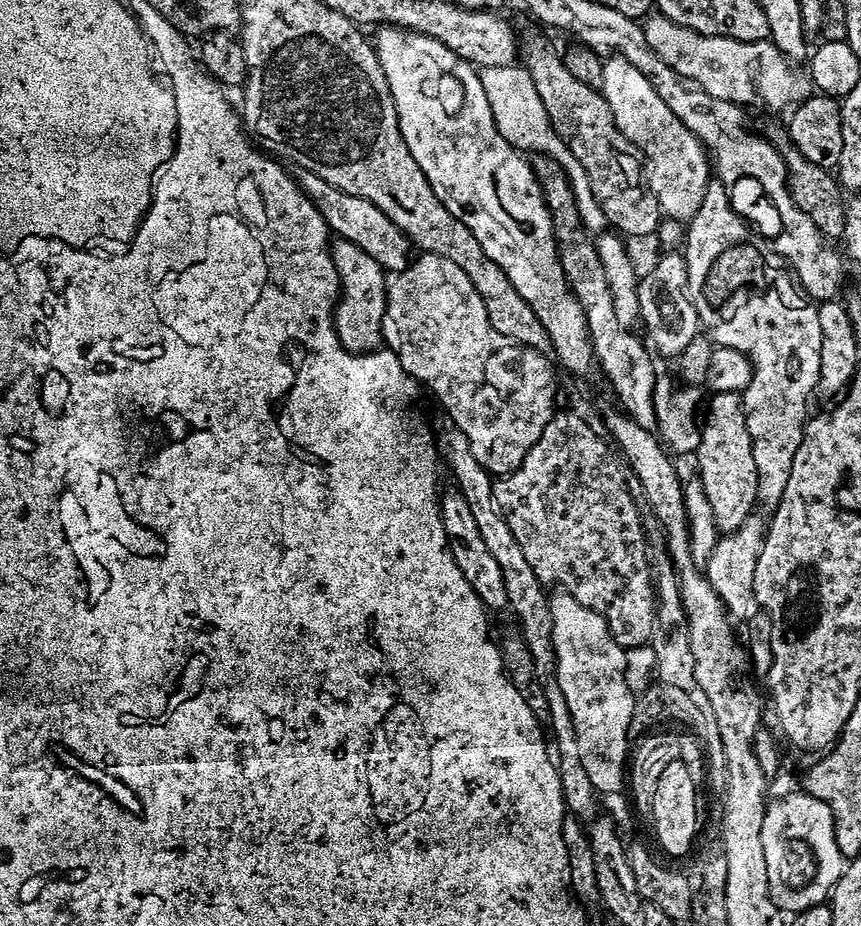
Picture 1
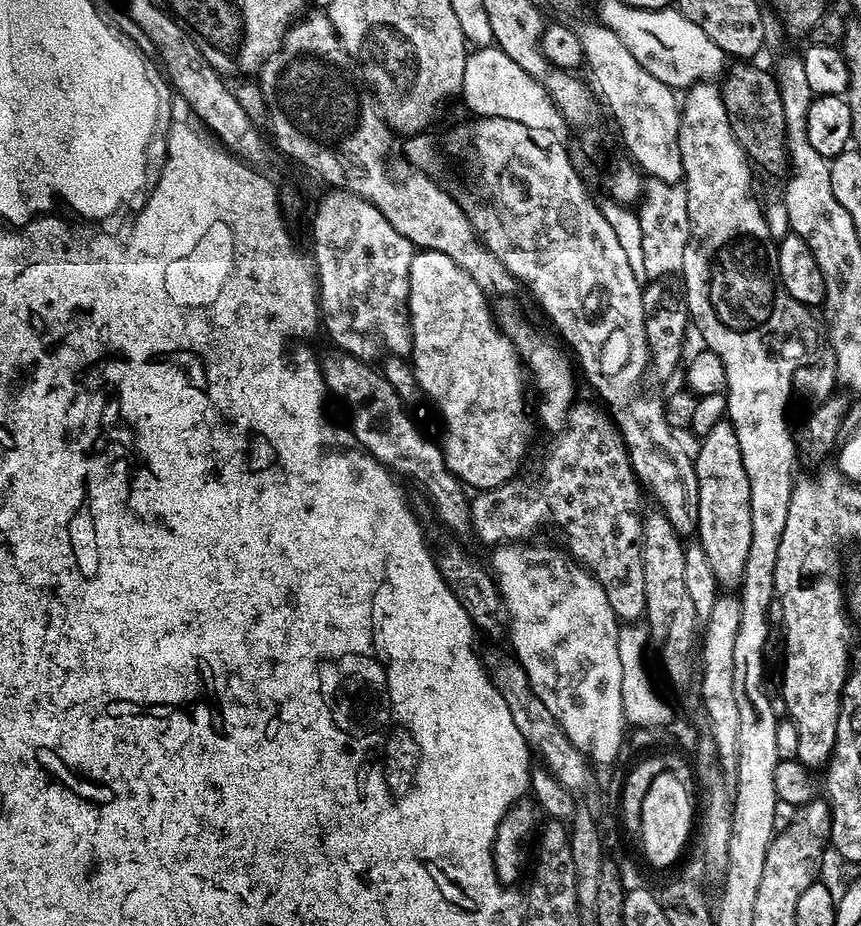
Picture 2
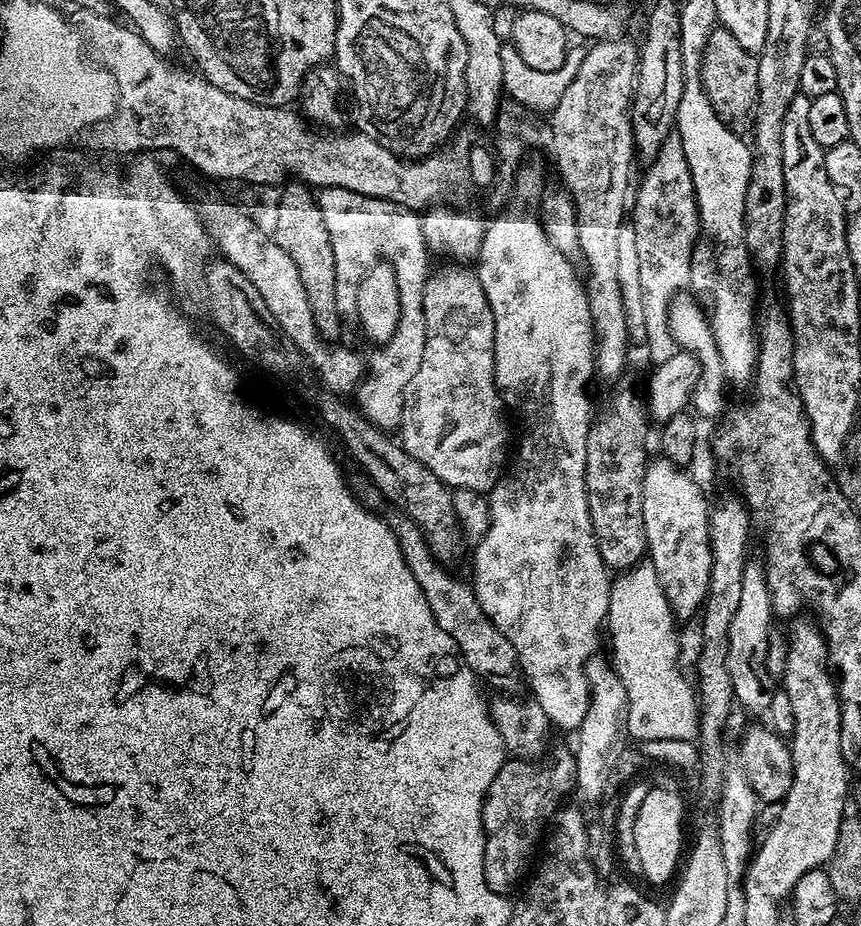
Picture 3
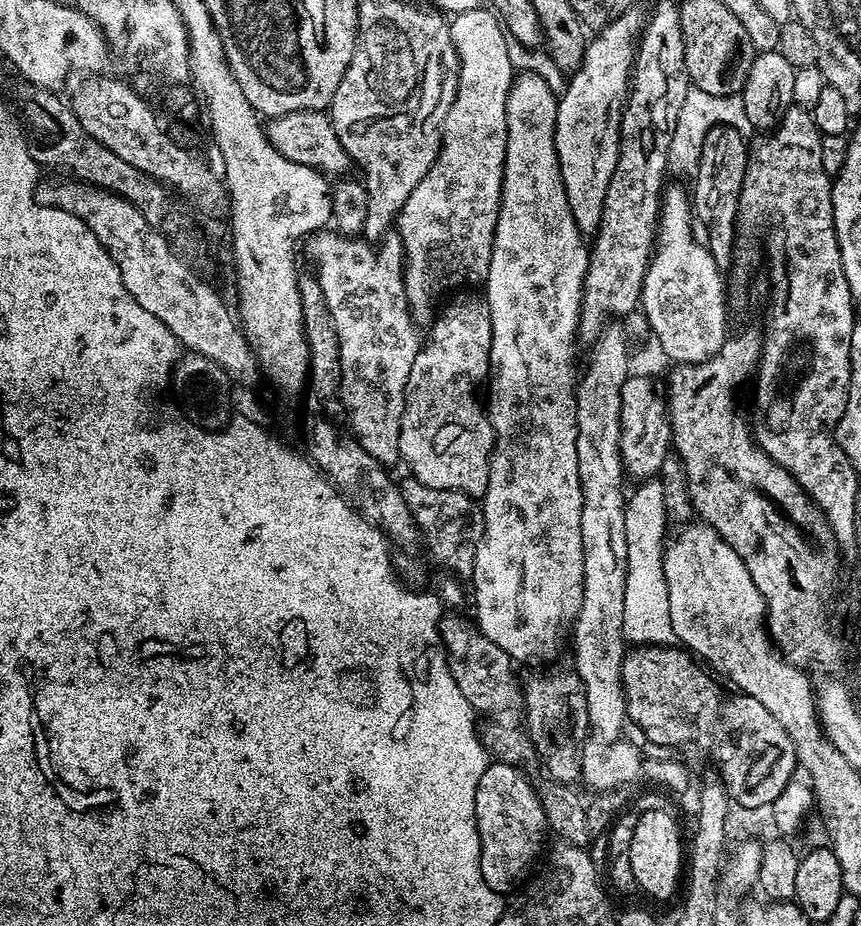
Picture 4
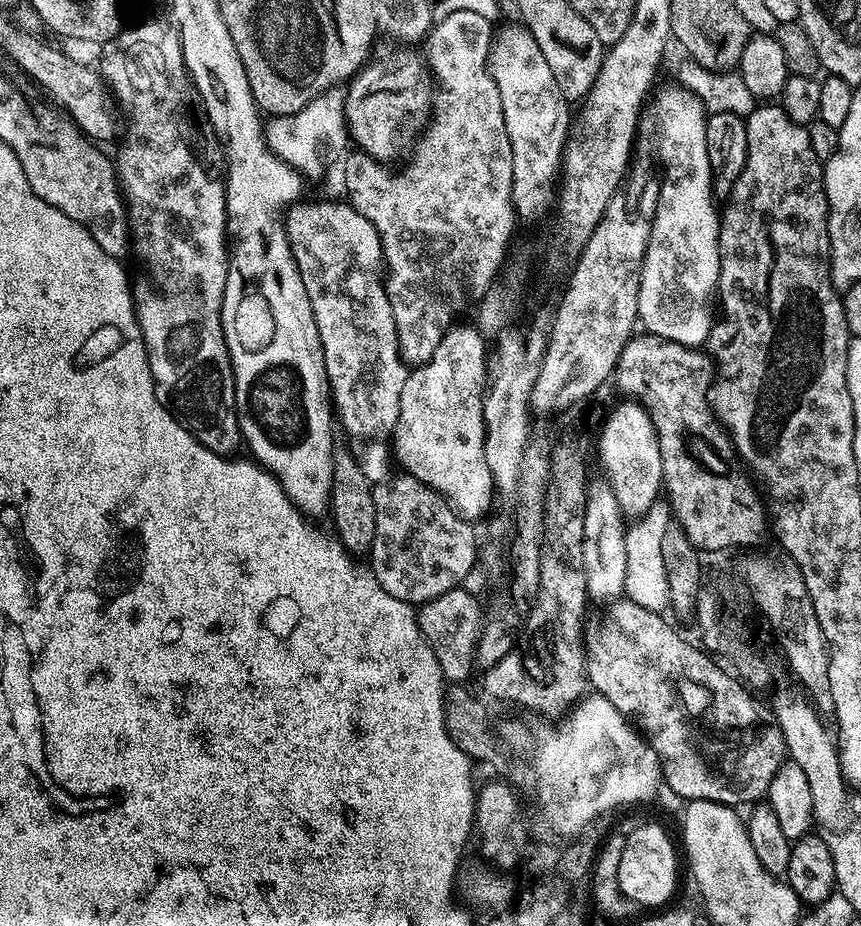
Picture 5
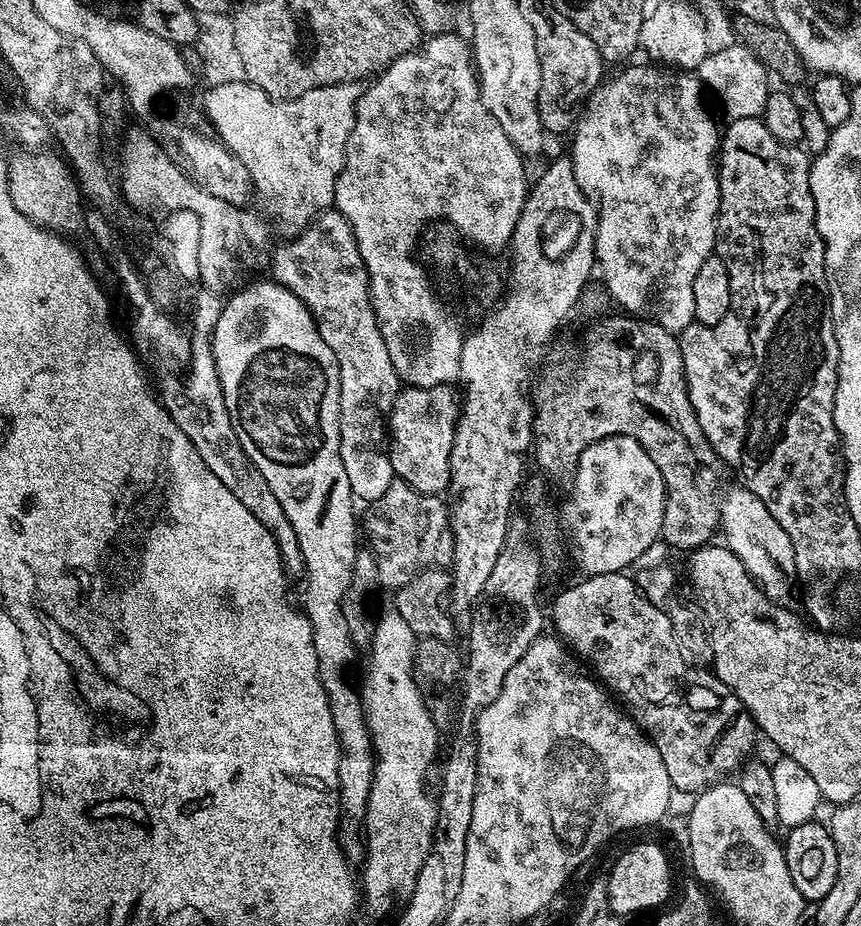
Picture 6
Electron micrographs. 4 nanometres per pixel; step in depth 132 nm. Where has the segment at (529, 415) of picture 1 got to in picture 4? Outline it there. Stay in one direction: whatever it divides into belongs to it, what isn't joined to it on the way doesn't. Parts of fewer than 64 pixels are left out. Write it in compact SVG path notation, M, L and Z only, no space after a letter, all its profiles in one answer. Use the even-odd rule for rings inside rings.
M457 295L453 304L448 304L439 313L438 319L431 325L432 337L423 343L420 351L414 358L414 366L410 366L410 378L404 391L404 413L402 414L402 426L400 427L400 455L403 463L408 463L411 475L426 486L434 490L450 490L451 492L465 492L473 498L482 498L486 494L488 485L488 475L490 474L490 462L492 461L492 445L494 437L492 435L492 424L488 421L485 401L482 399L482 385L487 381L488 375L488 355L490 354L490 342L492 341L492 323L490 322L490 310L487 299L480 296L460 296Z

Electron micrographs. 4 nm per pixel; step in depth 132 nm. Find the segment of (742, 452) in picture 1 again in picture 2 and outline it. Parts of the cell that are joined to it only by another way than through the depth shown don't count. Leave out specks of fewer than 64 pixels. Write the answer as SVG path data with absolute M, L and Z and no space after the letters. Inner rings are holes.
M727 419L718 421L699 444L700 449L694 452L698 478L698 522L695 535L706 552L719 587L736 590L744 577L746 557L750 554L750 478L746 478L746 466L742 466L738 434L734 434L734 426Z

